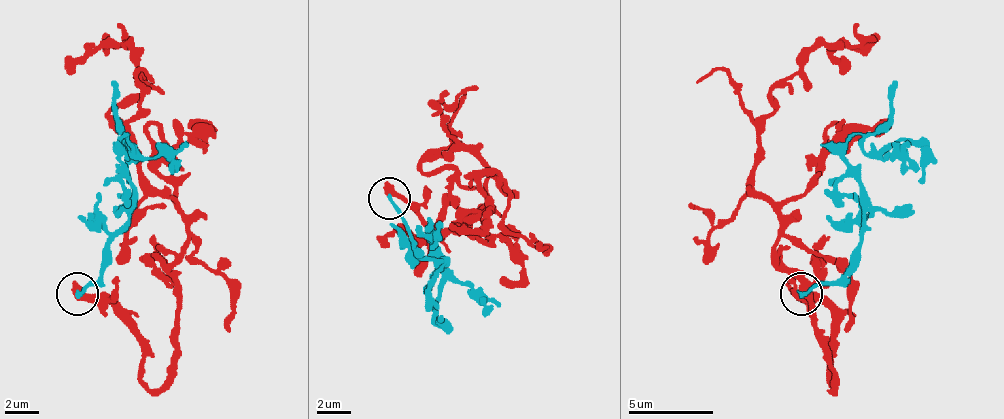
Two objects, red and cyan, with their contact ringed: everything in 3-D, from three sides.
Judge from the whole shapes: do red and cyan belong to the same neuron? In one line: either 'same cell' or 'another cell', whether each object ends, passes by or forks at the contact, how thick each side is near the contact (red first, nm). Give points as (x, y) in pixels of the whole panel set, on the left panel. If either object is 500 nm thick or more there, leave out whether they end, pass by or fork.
same cell; red ends there; cyan ends there; 460 nm thick on the red side, 220 nm on the other

